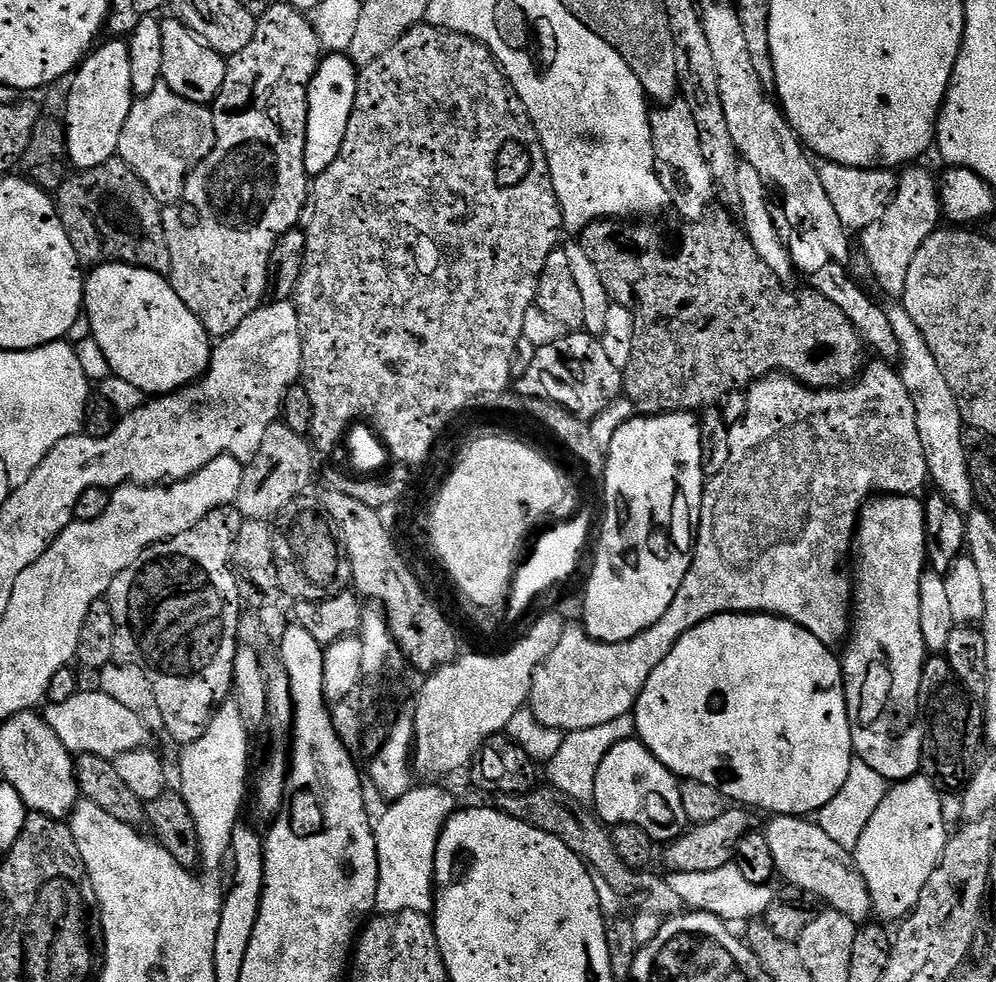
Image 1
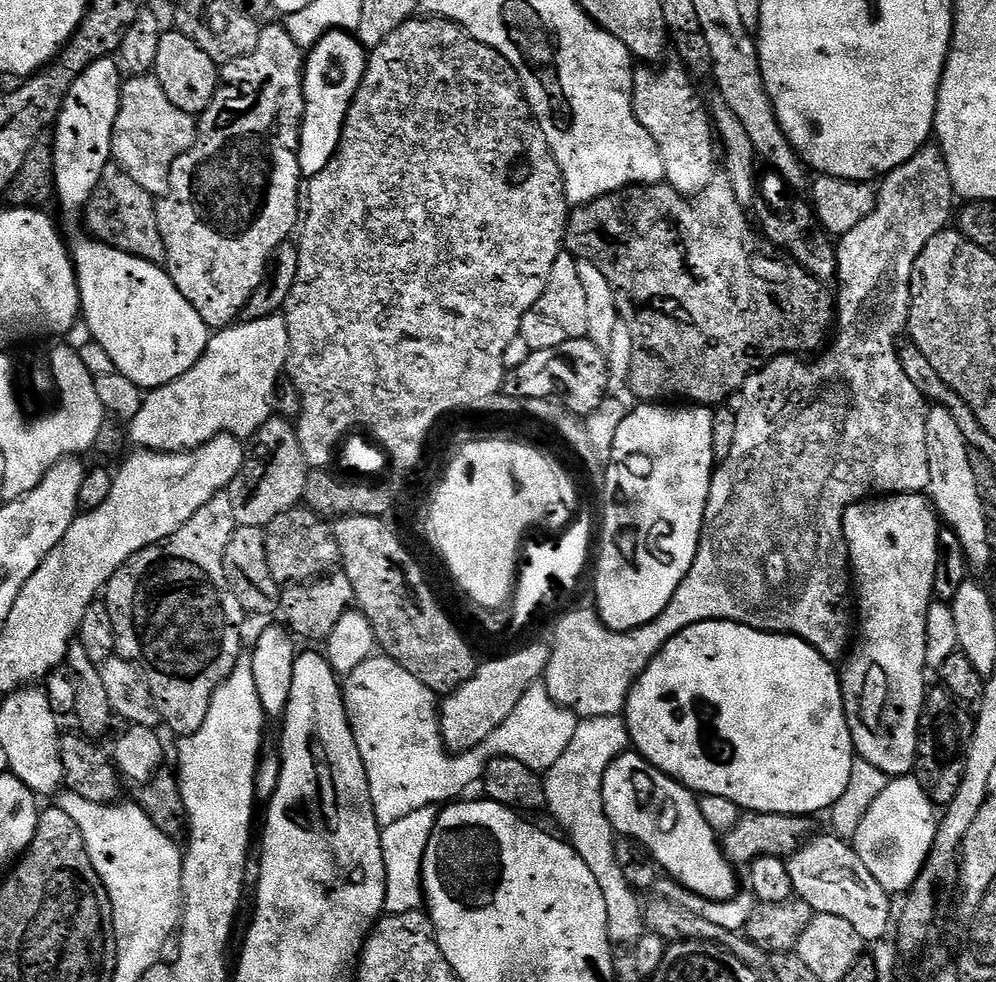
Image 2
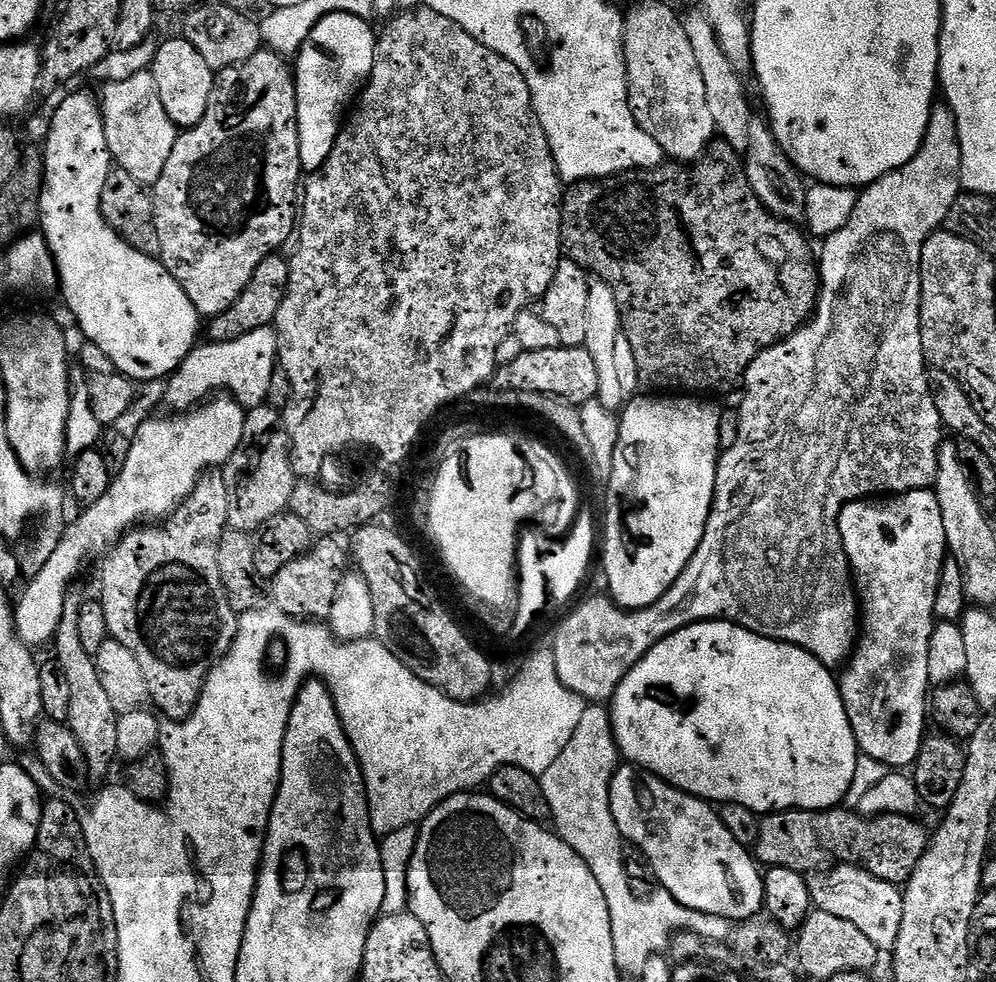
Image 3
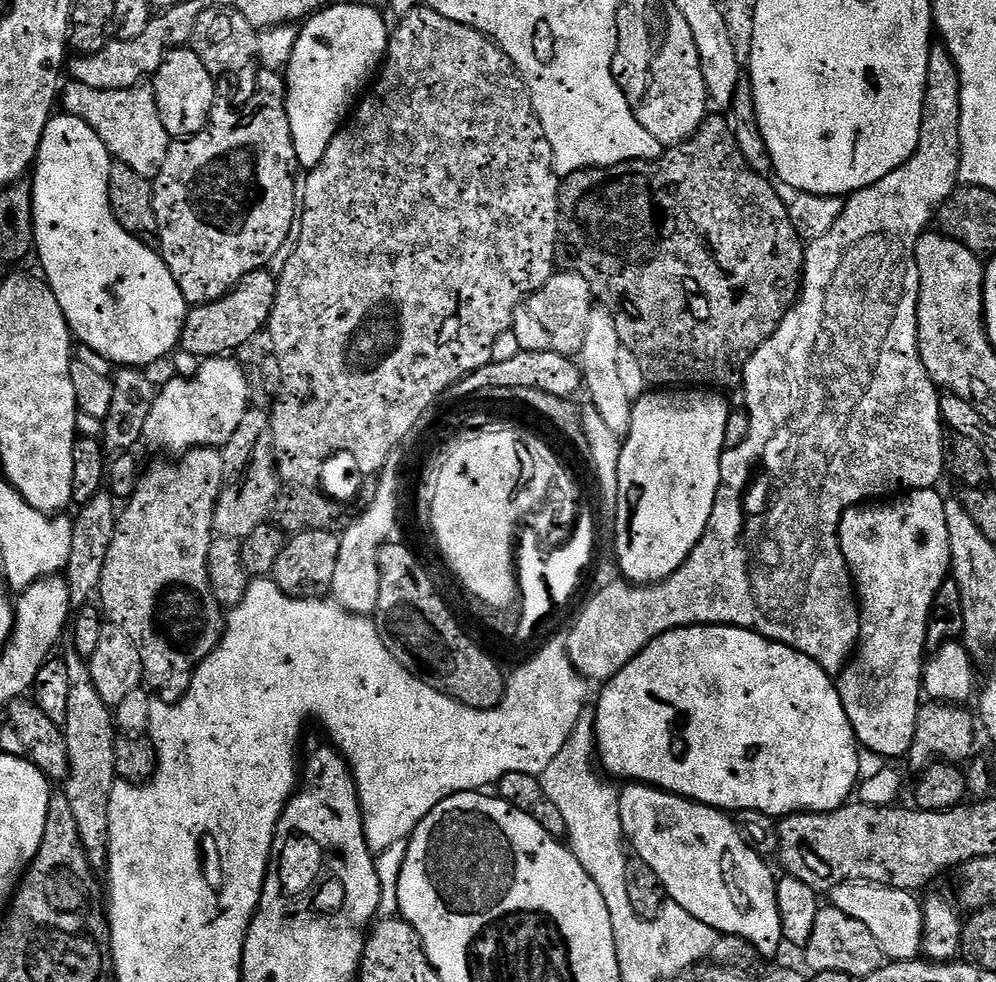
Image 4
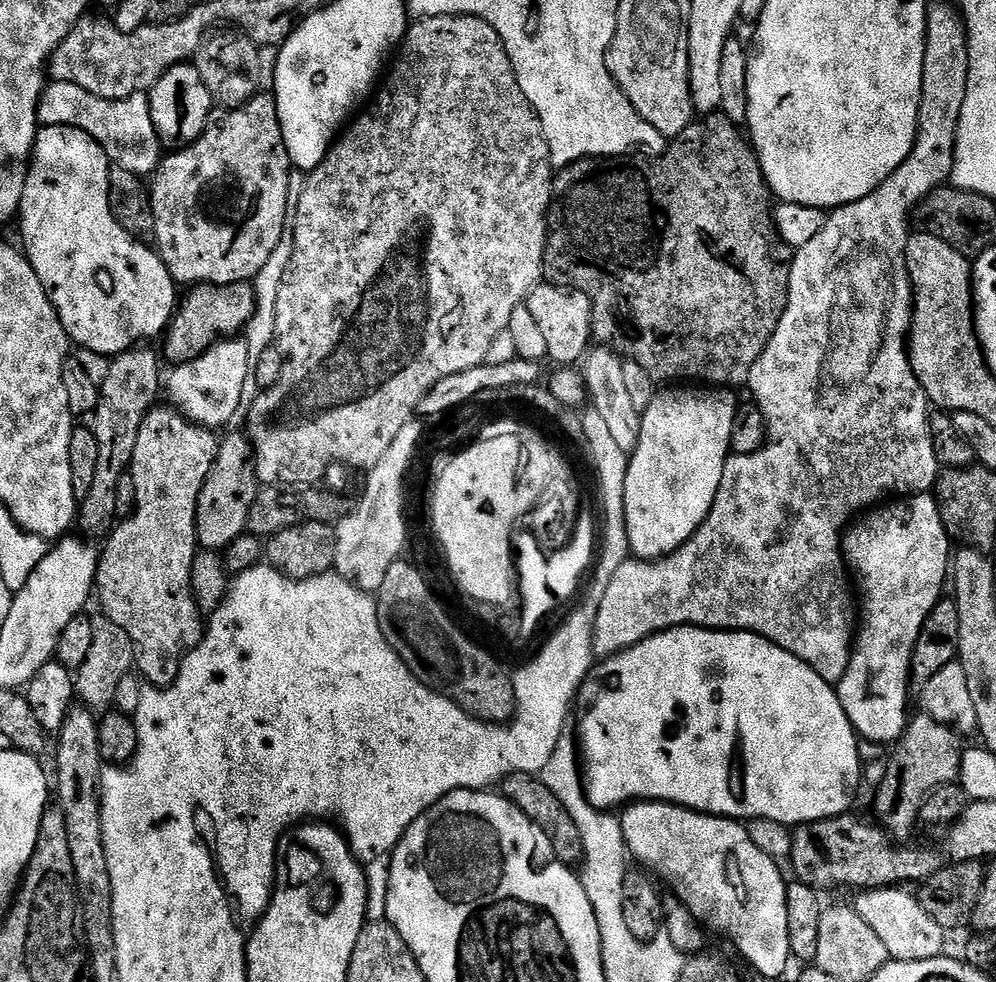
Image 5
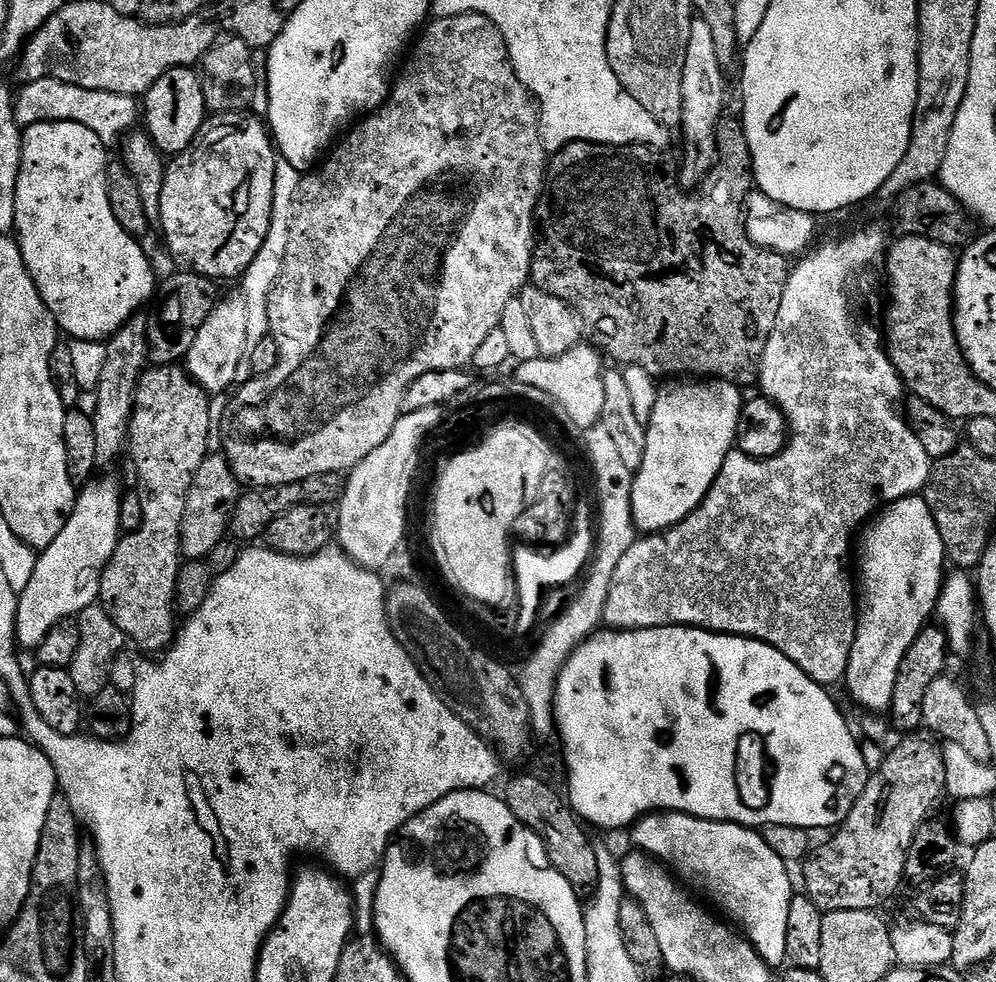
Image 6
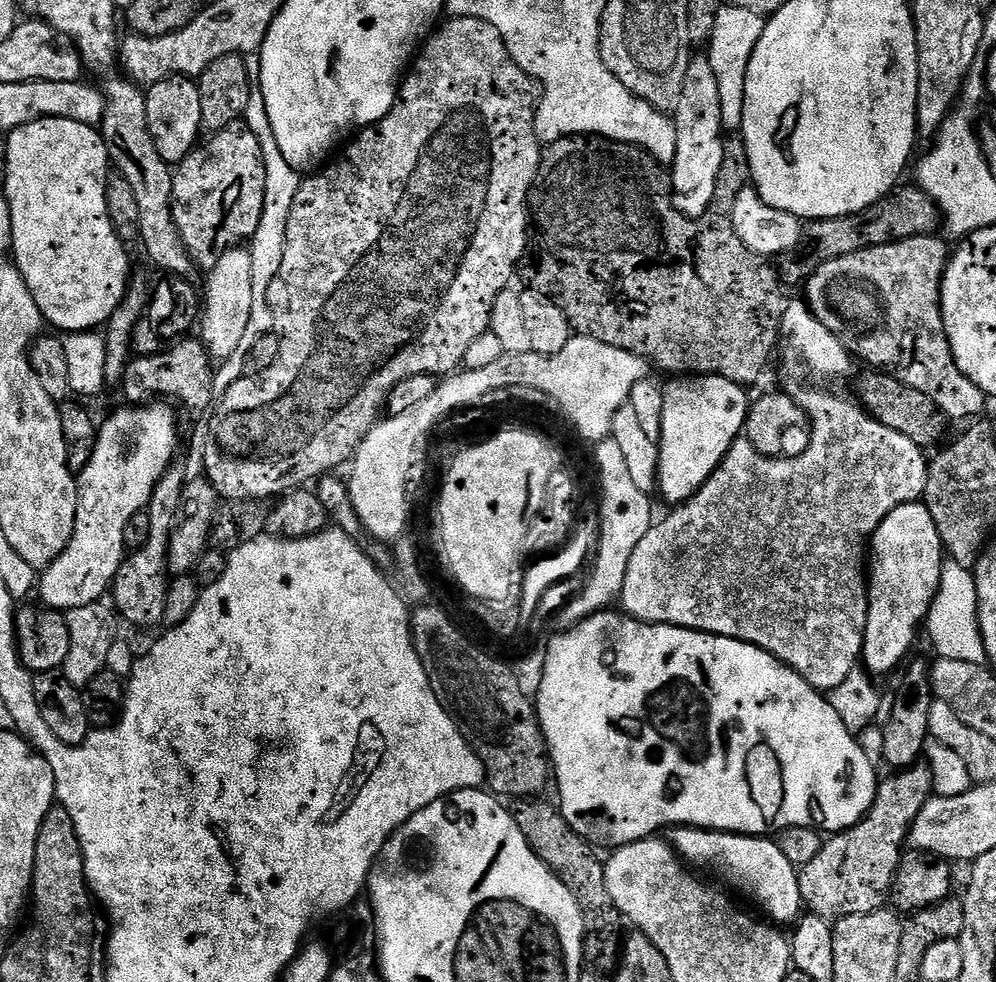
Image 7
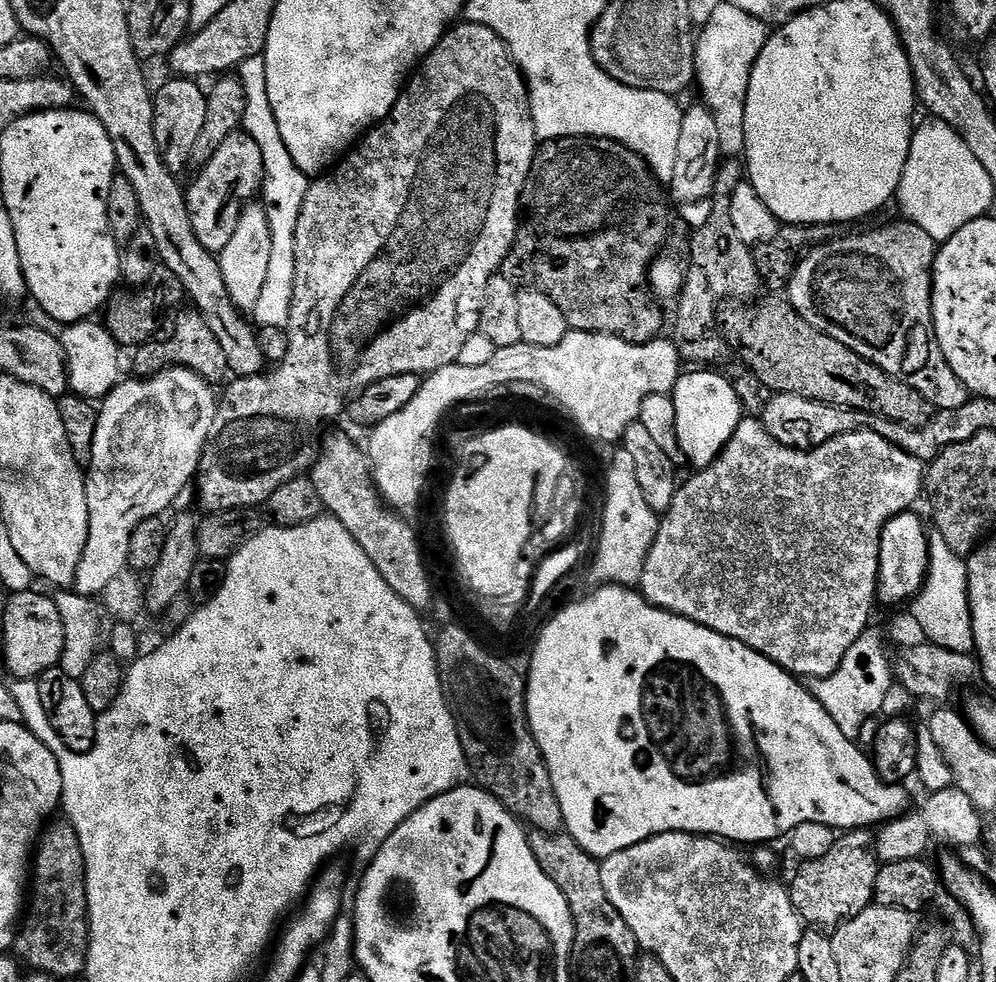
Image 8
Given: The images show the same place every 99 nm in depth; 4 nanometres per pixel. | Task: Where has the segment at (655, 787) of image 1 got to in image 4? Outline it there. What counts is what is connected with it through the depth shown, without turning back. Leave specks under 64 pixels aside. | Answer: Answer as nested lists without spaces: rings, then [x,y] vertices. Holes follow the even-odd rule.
[[[632,782],[625,788],[628,789],[620,792],[620,817],[625,841],[631,851],[640,856],[654,874],[658,874],[667,899],[694,914],[698,922],[706,922],[706,926],[720,935],[737,936],[750,942],[759,950],[761,957],[768,958],[782,948],[784,935],[778,914],[777,877],[772,876],[768,869],[769,861],[742,842],[735,819],[727,811],[700,804],[697,800],[687,800],[673,792],[663,792],[650,784]]]

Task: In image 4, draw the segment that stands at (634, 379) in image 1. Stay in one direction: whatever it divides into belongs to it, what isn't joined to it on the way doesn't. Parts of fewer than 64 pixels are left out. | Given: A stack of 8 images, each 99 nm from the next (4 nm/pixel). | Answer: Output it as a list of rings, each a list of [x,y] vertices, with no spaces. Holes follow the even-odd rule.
[[[709,114],[705,116],[704,125],[691,138],[683,140],[681,144],[673,144],[667,150],[661,151],[657,160],[631,160],[630,162],[615,164],[609,168],[584,168],[581,172],[571,172],[568,176],[563,177],[560,182],[560,238],[556,245],[557,265],[565,272],[582,274],[582,278],[586,278],[586,282],[590,282],[590,290],[593,297],[603,307],[608,308],[614,318],[614,326],[618,330],[618,338],[621,345],[626,350],[630,350],[630,354],[634,354],[634,358],[638,358],[638,362],[642,366],[642,374],[648,379],[649,385],[652,386],[703,386],[708,390],[739,389],[744,378],[744,367],[750,362],[752,355],[776,333],[778,326],[786,318],[788,311],[794,307],[800,298],[800,290],[804,282],[805,241],[800,239],[798,230],[794,230],[794,222],[790,222],[790,214],[788,213],[785,197],[782,198],[776,193],[777,185],[765,173],[755,172],[747,164],[746,158],[743,157],[742,151],[738,148],[738,142],[735,140],[733,125],[727,119],[724,121],[720,116],[723,115]]]

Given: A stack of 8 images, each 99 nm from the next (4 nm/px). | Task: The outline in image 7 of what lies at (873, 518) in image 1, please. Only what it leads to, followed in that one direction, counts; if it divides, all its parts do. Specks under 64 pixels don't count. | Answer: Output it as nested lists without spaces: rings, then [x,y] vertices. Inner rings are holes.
[[[922,502],[899,504],[881,524],[876,525],[876,533],[870,541],[870,571],[868,582],[868,617],[866,618],[866,634],[864,635],[864,651],[862,664],[873,677],[881,678],[892,672],[900,663],[909,659],[908,651],[916,640],[916,631],[921,631],[922,622],[927,621],[928,611],[940,591],[940,572],[946,563],[946,553],[940,545],[938,530],[934,526],[934,518],[930,518],[930,510]]]

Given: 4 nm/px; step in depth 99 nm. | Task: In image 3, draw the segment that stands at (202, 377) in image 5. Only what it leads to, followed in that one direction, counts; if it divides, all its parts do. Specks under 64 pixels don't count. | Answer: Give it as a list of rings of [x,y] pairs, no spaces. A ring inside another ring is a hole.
[[[227,394],[217,395],[207,402],[183,413],[169,415],[169,420],[144,420],[131,433],[132,445],[127,455],[126,466],[114,476],[110,490],[100,501],[87,505],[84,512],[61,535],[55,548],[51,549],[48,561],[37,572],[36,577],[28,584],[28,589],[20,596],[20,604],[15,605],[16,632],[23,644],[51,645],[56,639],[58,622],[62,622],[64,600],[68,596],[72,584],[80,576],[80,571],[87,566],[88,560],[95,556],[103,557],[115,544],[133,528],[145,522],[160,522],[172,515],[181,502],[194,490],[194,486],[205,472],[223,469],[228,459],[238,450],[238,442],[242,442],[246,409],[243,404]]]

